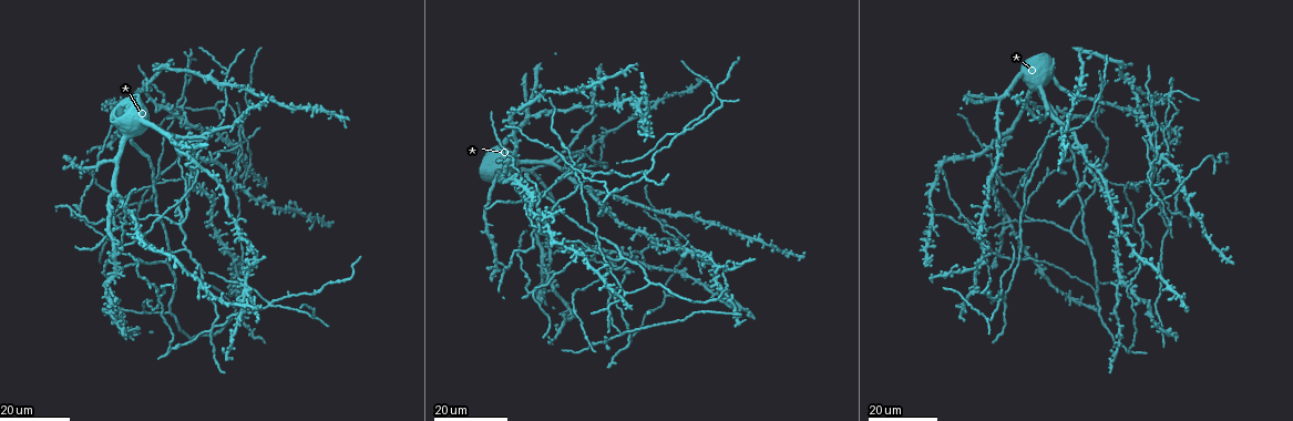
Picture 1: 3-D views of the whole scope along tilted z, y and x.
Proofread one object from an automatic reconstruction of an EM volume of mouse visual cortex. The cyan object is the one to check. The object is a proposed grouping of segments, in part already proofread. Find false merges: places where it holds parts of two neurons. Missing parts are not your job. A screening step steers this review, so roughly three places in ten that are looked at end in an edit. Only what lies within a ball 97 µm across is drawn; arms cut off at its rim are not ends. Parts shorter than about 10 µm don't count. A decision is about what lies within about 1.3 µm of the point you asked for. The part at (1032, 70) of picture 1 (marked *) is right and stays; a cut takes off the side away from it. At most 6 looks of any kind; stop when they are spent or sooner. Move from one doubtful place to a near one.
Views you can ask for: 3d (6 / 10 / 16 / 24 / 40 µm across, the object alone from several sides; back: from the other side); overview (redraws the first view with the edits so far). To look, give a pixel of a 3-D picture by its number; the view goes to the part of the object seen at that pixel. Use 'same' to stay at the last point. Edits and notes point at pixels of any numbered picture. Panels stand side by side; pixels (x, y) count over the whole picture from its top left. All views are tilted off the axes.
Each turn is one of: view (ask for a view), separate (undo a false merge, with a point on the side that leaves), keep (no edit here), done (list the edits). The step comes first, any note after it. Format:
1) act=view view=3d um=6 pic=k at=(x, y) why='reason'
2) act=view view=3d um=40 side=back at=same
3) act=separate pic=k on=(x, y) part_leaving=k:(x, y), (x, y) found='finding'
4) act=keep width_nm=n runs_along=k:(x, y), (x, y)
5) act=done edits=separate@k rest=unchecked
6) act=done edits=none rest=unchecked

act=view view=3d um=24 pic=1 at=(1157, 147) why='thick turns thin'

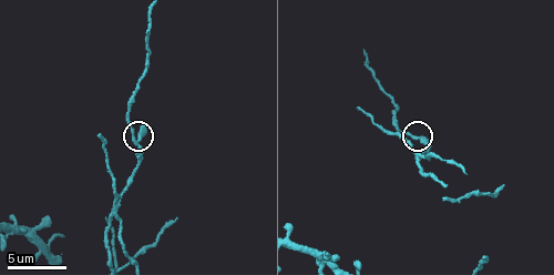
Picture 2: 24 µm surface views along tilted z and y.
act=view view=3d um=6 pic=2 at=(139, 141)

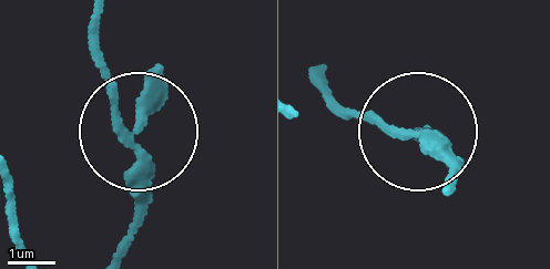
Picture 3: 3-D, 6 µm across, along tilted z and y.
act=keep arms=3 runs_along=3:(121, 248), (139, 202), (139, 146), (95, 10) found='one neuron here'

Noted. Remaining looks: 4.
act=view view=3d um=6 pic=2 at=(422, 157) why='arms part here'

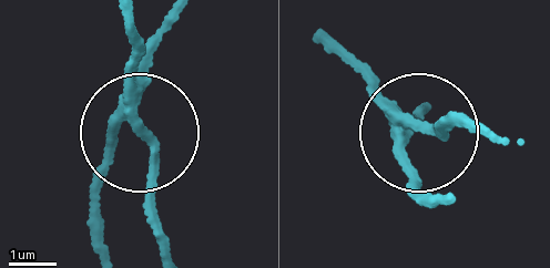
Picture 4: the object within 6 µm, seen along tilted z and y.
act=separate pic=4 on=(152, 169) side_arm_um=28 part_leaving=4:(135, 109), (163, 250) found='two neurons meet here'

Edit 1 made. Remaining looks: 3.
act=view view=3d um=16 pic=1 at=(621, 336) why='three-way junction'

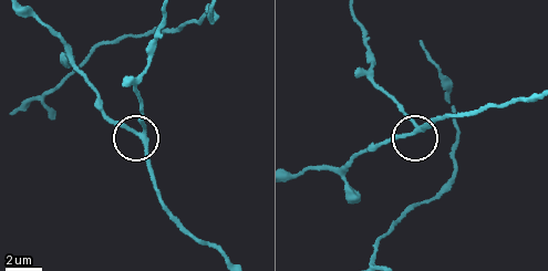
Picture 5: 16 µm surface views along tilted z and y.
act=view view=3d um=10 pic=5 at=(408, 136)

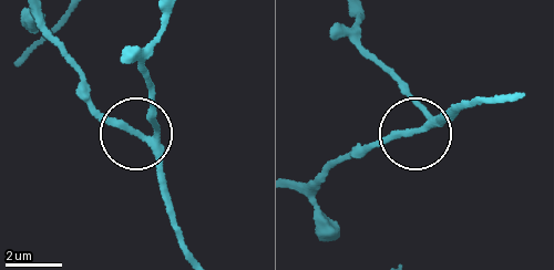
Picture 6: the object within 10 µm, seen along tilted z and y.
act=keep width_nm=220 found='one neuron here'

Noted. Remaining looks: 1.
act=done edits=separate@4 rest=unchecked

